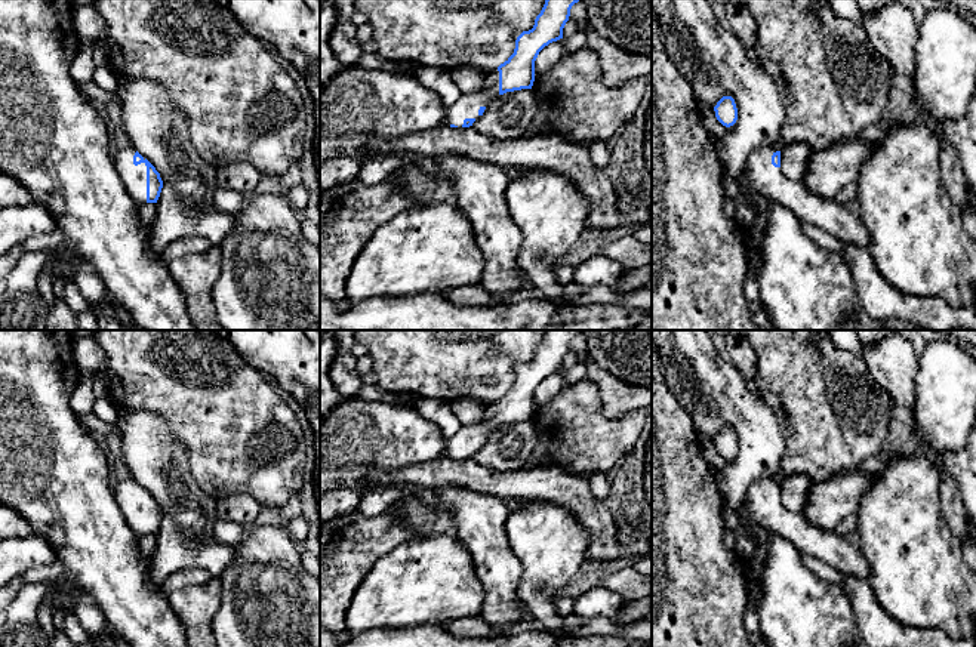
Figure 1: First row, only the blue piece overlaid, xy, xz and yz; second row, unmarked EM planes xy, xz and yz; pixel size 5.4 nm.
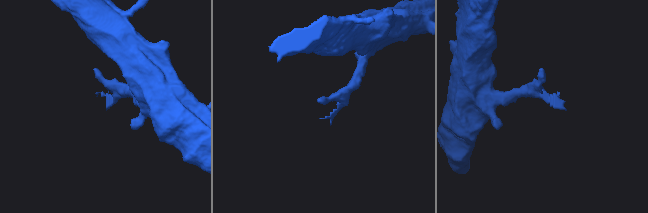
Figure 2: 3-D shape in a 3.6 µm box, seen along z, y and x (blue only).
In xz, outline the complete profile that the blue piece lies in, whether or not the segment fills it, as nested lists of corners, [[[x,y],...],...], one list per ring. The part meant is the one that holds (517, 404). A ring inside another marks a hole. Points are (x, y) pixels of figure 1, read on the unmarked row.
[[[547,330],[533,360],[517,369],[514,385],[496,401],[484,404],[483,422],[475,426],[462,426],[447,440],[446,456],[469,459],[483,447],[492,429],[507,423],[532,420],[535,392],[539,383],[549,375],[563,370],[570,341],[578,333],[579,330]]]

